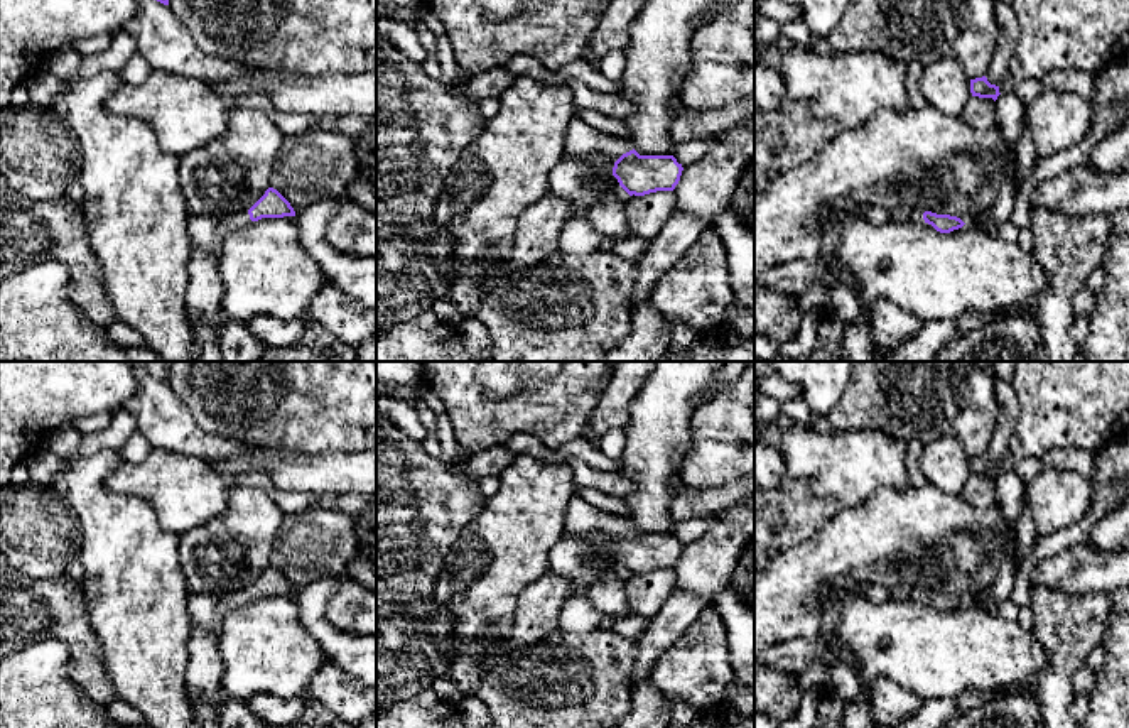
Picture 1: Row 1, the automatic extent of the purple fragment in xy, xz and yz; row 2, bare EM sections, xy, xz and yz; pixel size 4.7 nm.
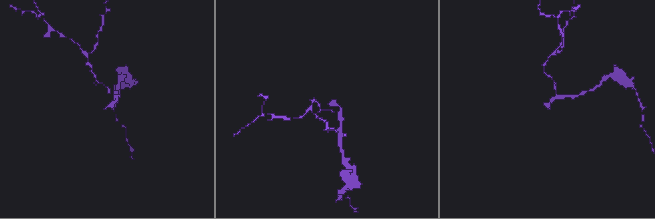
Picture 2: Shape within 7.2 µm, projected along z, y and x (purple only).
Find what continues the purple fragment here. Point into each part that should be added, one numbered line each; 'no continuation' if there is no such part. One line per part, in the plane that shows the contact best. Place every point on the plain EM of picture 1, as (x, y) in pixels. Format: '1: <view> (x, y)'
1: xz (583, 519)

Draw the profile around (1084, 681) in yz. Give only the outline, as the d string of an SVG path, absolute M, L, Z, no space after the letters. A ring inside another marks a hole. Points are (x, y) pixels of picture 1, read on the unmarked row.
M1085 664L1075 672L1072 679L1073 694L1088 696L1094 691L1094 687L1095 687L1095 671Z

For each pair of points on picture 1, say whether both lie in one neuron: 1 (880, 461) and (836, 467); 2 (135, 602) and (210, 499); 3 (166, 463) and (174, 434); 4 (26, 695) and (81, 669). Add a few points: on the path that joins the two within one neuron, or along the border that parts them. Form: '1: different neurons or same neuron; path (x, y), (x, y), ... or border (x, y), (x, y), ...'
1: same neuron; path (869, 461), (846, 465)
2: different neurons; border (151, 505), (157, 522), (178, 536)
3: different neurons; border (152, 446), (198, 455), (203, 460)
4: different neurons; border (56, 637), (68, 649), (70, 678), (98, 703)

